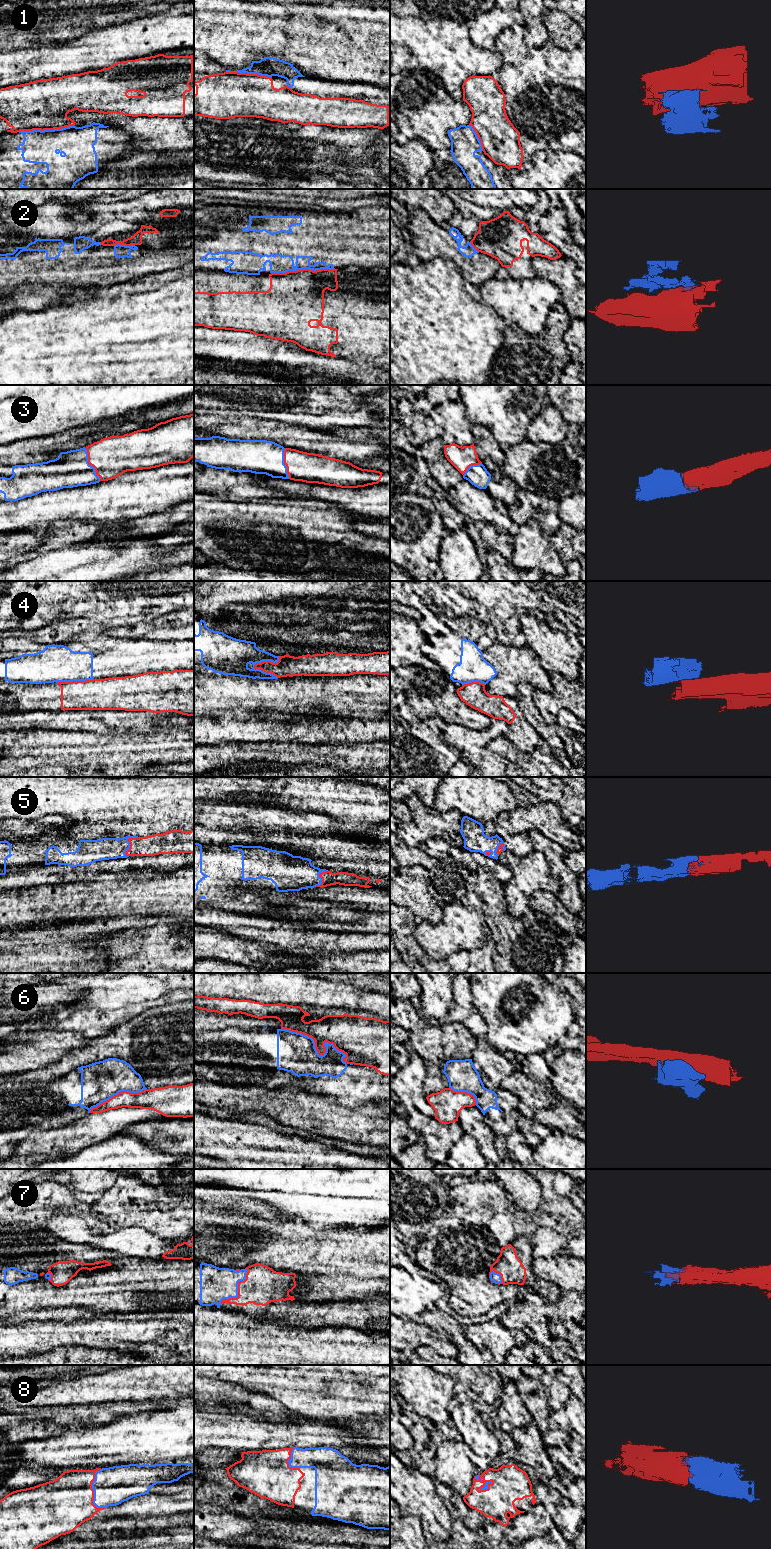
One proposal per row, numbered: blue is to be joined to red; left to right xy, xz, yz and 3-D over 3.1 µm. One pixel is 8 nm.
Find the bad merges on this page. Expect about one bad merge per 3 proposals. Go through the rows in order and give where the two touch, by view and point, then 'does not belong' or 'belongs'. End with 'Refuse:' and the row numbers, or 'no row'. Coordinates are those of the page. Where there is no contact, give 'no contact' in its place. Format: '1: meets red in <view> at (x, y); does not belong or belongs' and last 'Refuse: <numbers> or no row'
1: meets red in xy at (46, 129); does not belong
2: meets red in xz at (302, 269); does not belong
3: meets red in xy at (90, 464); belongs
4: meets red in xz at (266, 661); does not belong
5: meets red in xy at (129, 842); belongs
6: meets red in xz at (319, 1054); does not belong
7: meets red in xz at (238, 1290); belongs
8: meets red in xy at (91, 1488); belongs
Refuse: 1, 2, 4, 6

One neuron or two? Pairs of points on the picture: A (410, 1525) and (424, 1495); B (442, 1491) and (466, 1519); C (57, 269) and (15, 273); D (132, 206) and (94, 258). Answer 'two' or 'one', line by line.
A: two
B: one
C: one
D: two

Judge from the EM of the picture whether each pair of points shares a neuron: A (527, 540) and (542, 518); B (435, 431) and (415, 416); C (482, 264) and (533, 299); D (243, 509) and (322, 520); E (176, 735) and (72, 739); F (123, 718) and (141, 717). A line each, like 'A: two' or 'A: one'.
A: two
B: one
C: two
D: one
E: one
F: one

